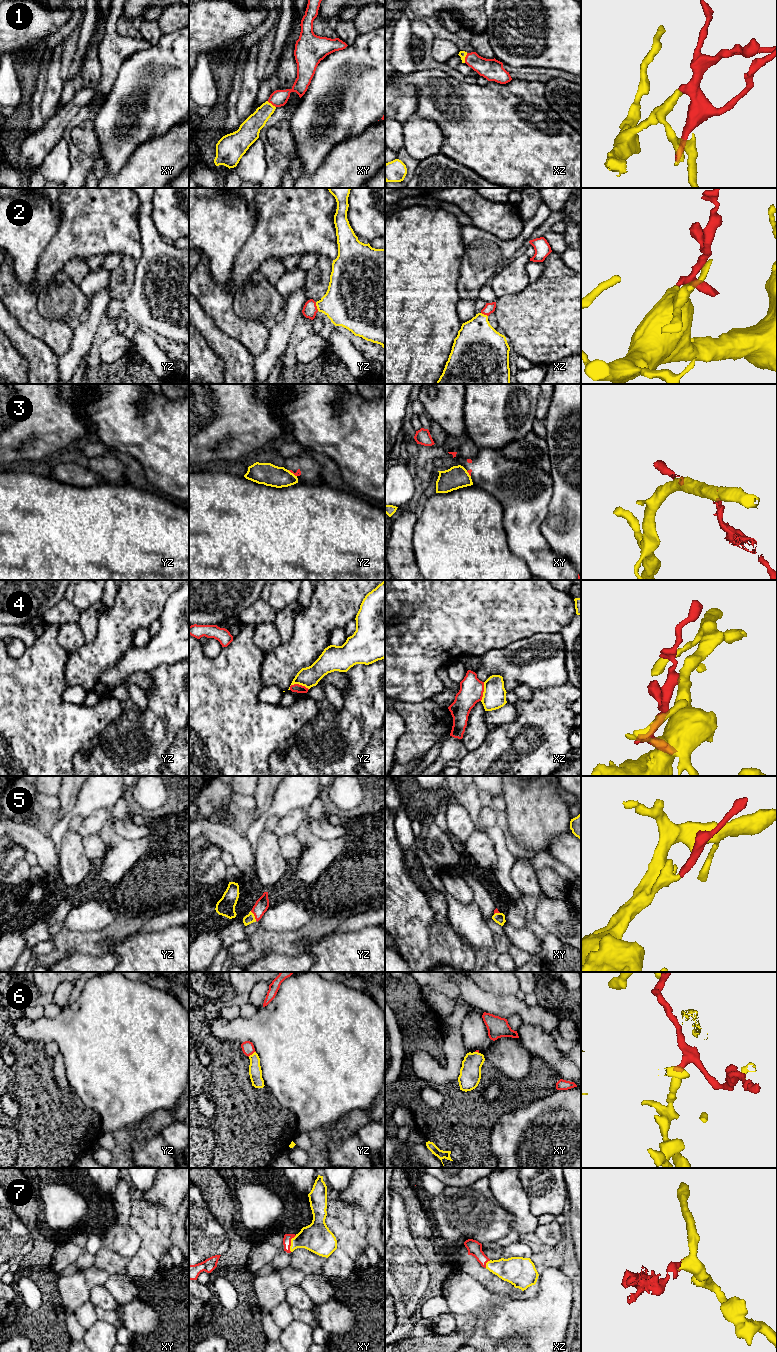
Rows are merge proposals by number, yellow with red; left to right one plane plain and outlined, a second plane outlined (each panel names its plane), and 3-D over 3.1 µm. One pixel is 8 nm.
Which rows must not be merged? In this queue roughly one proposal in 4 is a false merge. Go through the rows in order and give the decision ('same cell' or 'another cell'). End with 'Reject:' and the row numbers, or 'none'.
1: same cell
2: same cell
3: another cell
4: another cell
5: same cell
6: same cell
7: same cell
Reject: 3, 4

